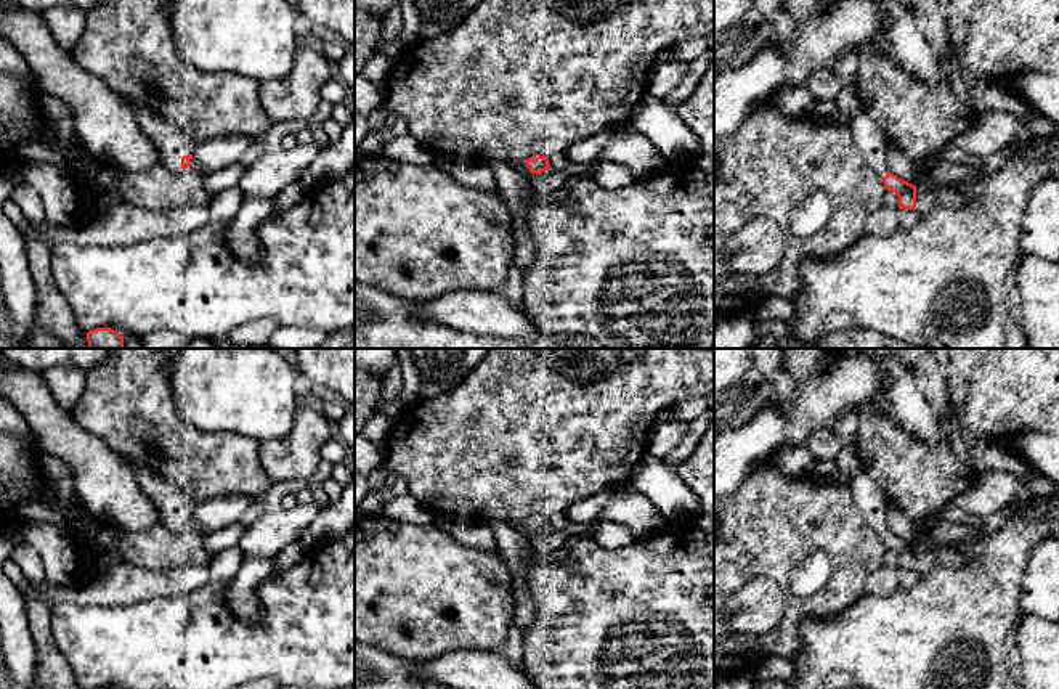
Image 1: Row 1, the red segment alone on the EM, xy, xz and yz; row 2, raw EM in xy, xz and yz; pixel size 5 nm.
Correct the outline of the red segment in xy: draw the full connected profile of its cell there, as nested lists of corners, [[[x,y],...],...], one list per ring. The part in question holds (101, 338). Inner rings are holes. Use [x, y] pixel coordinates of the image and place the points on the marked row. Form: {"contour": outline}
{"contour": [[[96,328],[87,332],[88,349],[124,349],[124,336],[111,328]]]}

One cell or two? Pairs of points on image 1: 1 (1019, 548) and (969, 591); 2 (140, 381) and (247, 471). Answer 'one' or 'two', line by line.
1: one
2: one

